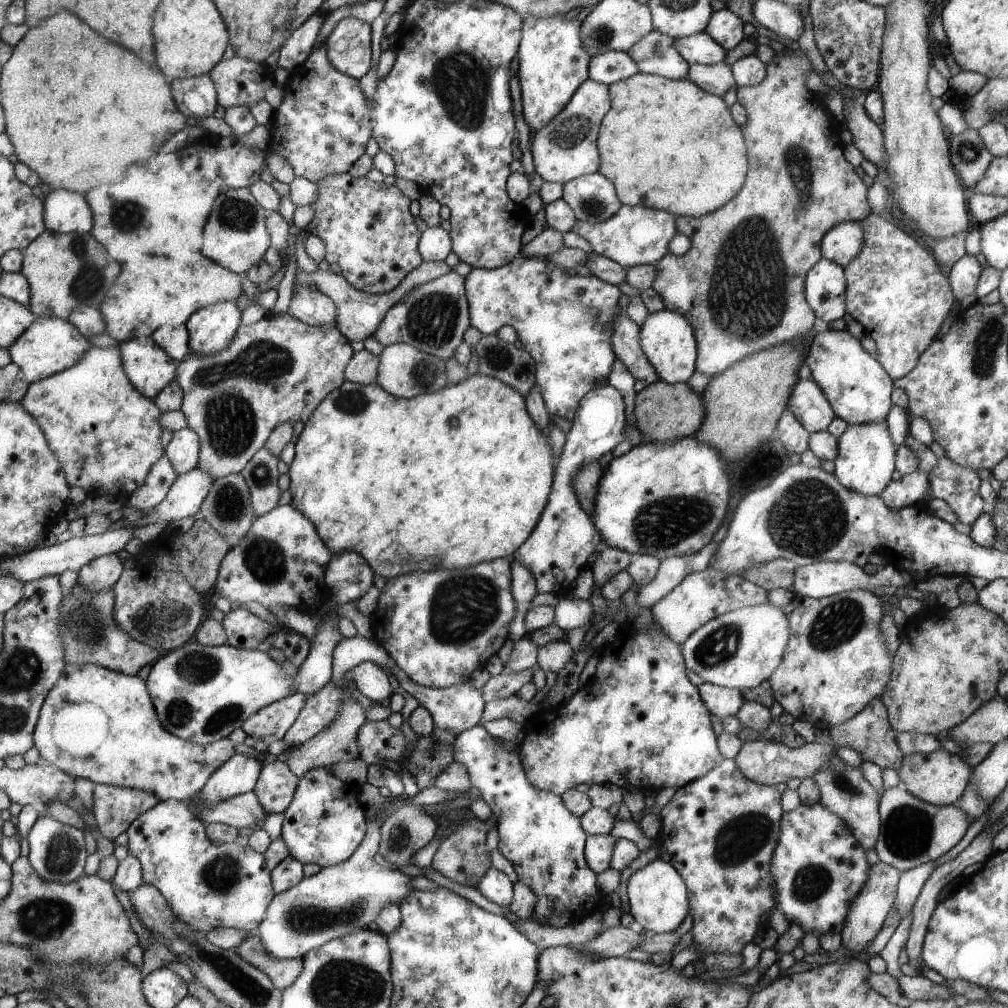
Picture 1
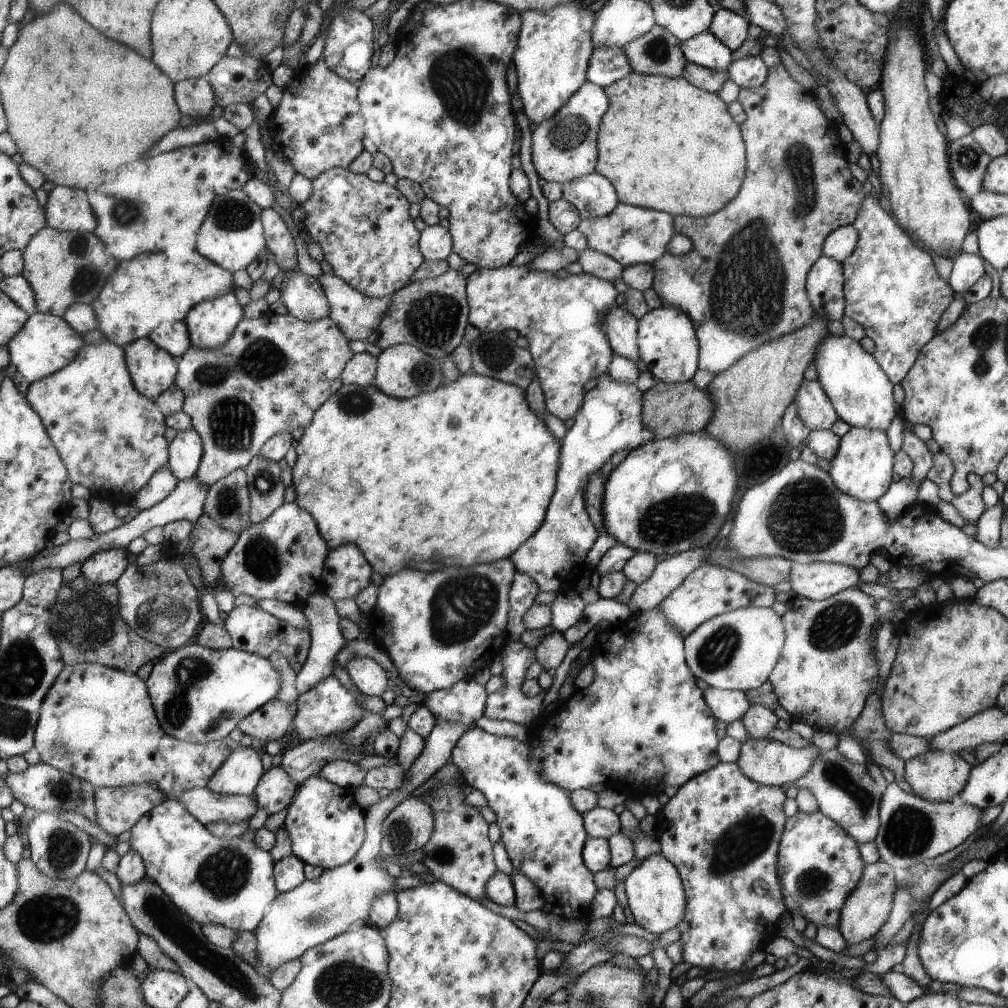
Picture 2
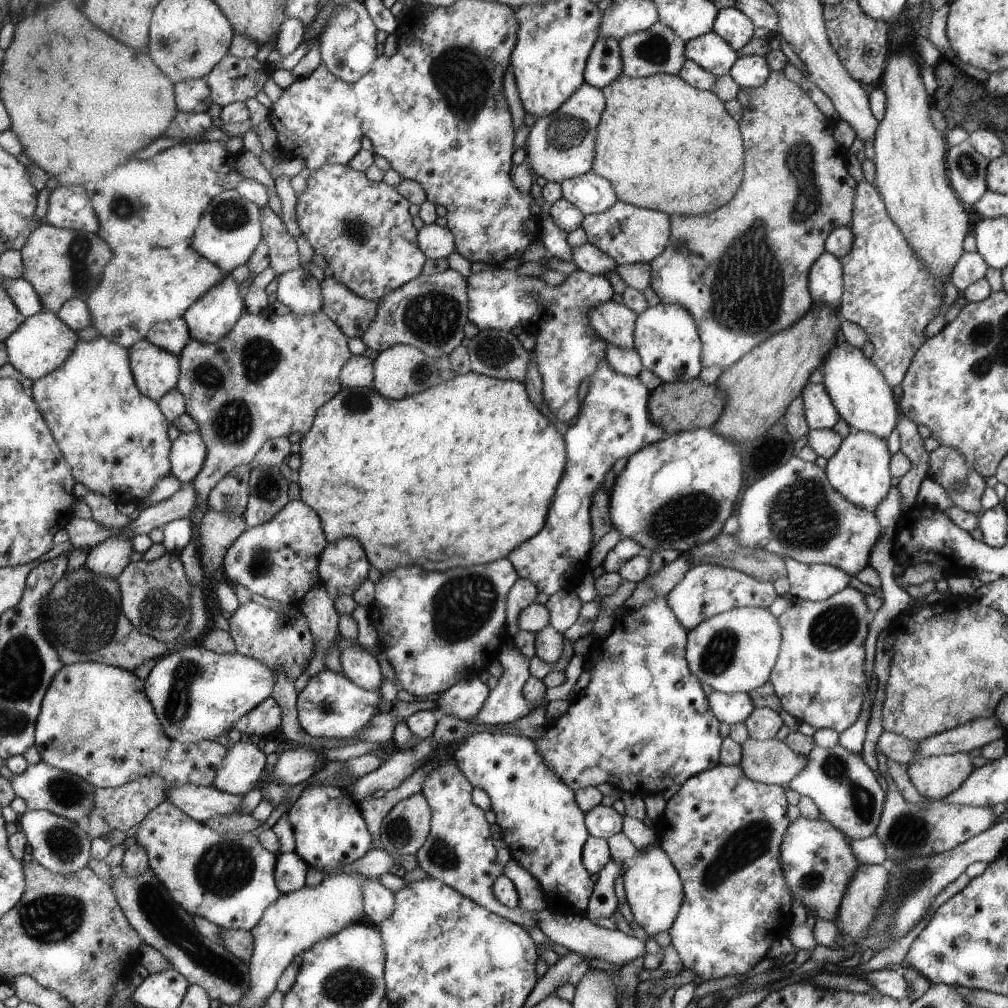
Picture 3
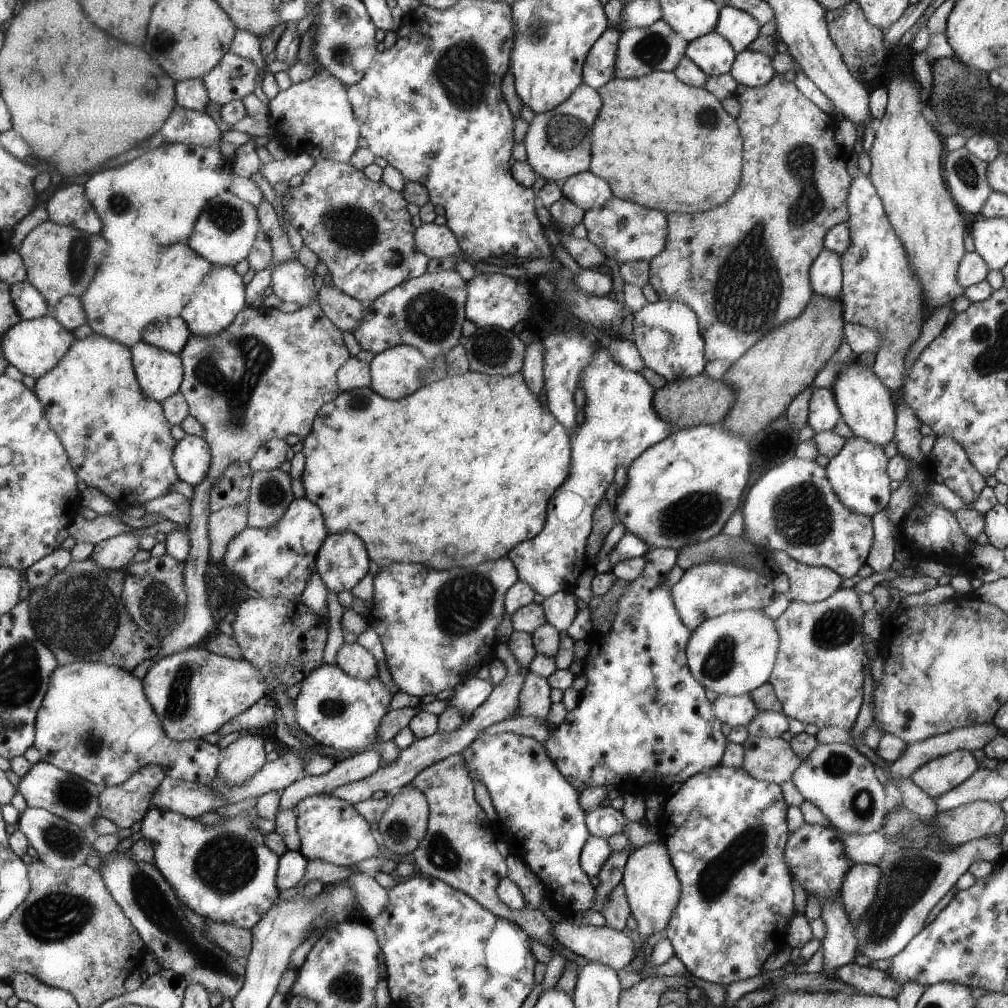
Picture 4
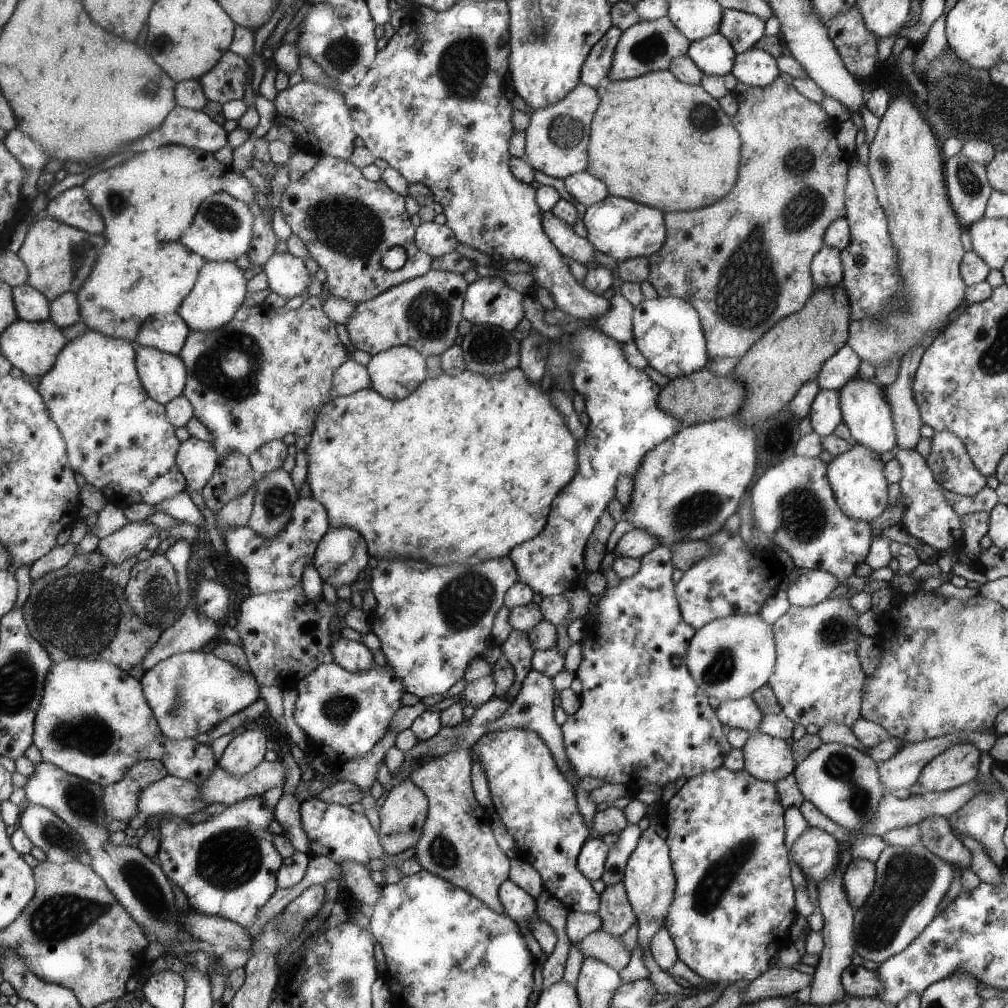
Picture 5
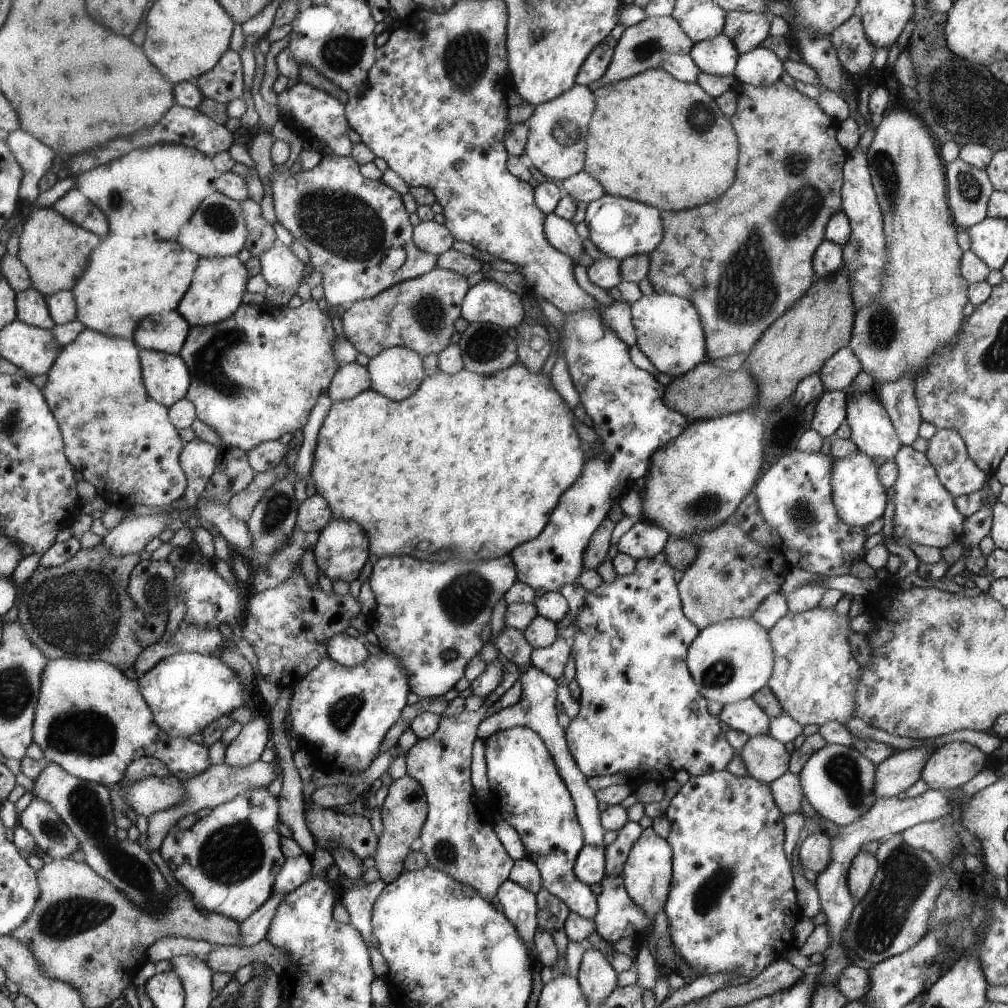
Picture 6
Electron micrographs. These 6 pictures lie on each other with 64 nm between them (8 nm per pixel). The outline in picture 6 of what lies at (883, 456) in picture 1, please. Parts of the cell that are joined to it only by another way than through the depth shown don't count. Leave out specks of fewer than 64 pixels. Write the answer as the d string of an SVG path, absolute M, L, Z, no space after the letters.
M853 452L845 458L834 460L831 468L831 489L833 504L837 509L839 520L851 528L859 528L882 517L886 506L886 488L879 484L878 467L863 452Z

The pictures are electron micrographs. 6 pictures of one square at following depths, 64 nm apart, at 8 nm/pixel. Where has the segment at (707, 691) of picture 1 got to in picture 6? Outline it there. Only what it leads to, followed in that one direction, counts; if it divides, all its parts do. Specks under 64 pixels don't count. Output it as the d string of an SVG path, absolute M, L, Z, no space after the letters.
M751 697L741 702L725 704L719 712L719 721L748 737L767 736L767 728L770 727L770 718Z

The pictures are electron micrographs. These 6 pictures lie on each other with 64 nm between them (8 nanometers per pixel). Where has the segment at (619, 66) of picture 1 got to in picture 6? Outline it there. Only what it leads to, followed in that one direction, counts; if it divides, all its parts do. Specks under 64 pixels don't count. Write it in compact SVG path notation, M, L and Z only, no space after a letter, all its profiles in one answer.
M619 23L601 40L586 57L582 67L579 68L578 75L575 76L575 85L587 85L596 82L601 78L611 61L613 50L617 40L621 38L624 27Z

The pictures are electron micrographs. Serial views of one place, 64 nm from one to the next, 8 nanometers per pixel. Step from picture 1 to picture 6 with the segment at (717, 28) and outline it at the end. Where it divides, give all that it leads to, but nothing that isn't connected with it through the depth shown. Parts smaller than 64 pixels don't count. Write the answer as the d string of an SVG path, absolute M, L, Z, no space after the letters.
M726 12L722 34L731 40L739 55L745 54L759 47L759 44L769 36L771 19L765 12Z

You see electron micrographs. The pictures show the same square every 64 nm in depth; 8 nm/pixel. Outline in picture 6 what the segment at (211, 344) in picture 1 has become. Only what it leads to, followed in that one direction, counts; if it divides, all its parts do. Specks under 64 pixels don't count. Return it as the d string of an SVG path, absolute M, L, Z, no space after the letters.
M217 256L214 258L200 257L190 288L187 288L186 295L179 300L175 311L183 318L189 326L206 326L216 324L230 318L241 306L241 296L245 292L245 280L247 272L245 266L237 260L237 256Z

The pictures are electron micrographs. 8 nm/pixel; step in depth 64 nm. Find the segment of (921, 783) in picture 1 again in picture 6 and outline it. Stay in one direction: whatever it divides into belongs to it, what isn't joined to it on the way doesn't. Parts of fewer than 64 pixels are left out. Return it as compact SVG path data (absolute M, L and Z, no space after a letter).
M949 742L935 749L922 767L920 778L928 789L951 790L974 779L985 766L986 755L965 742Z

